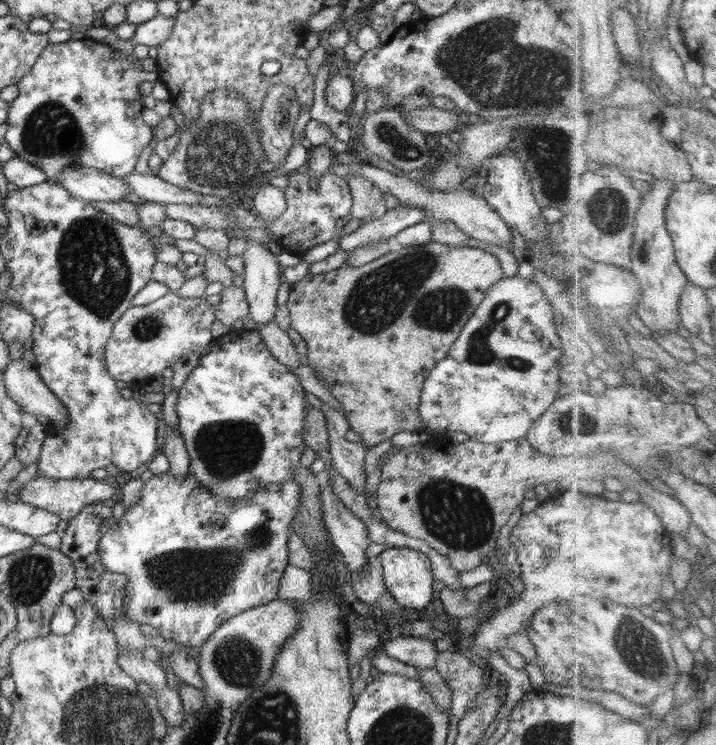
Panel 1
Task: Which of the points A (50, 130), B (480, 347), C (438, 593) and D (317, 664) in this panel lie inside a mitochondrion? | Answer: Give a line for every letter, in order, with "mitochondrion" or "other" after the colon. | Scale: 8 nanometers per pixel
A: mitochondrion
B: mitochondrion
C: other
D: other

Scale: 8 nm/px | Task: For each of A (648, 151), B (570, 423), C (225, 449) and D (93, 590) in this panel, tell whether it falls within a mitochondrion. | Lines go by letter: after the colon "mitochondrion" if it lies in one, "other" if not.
A: other
B: mitochondrion
C: mitochondrion
D: other

